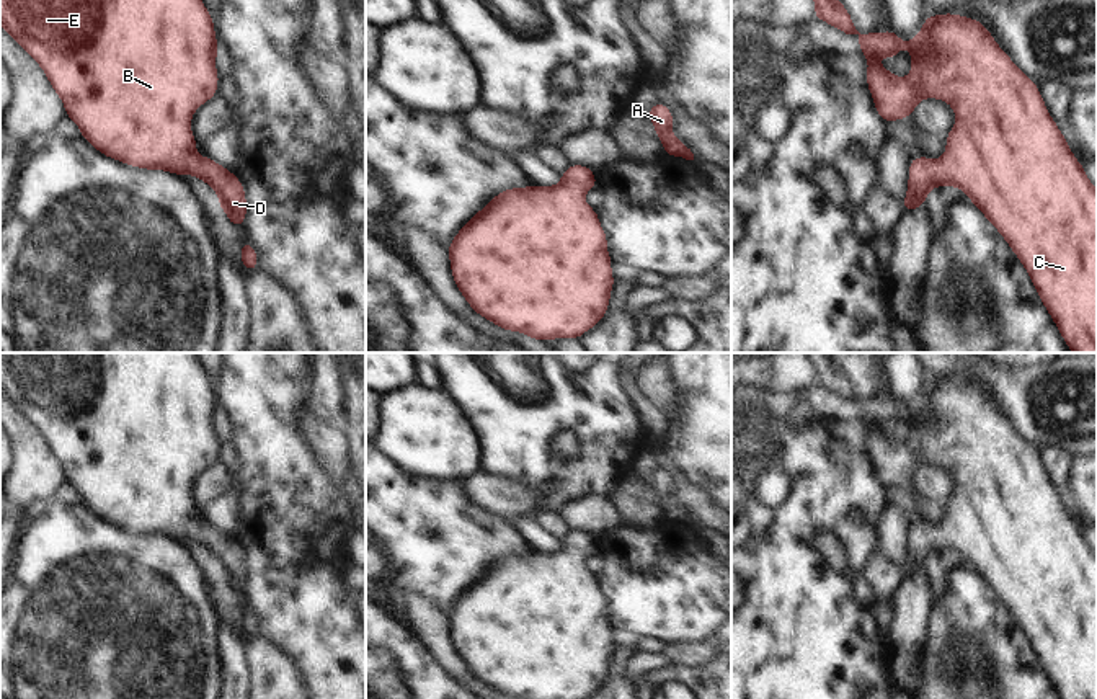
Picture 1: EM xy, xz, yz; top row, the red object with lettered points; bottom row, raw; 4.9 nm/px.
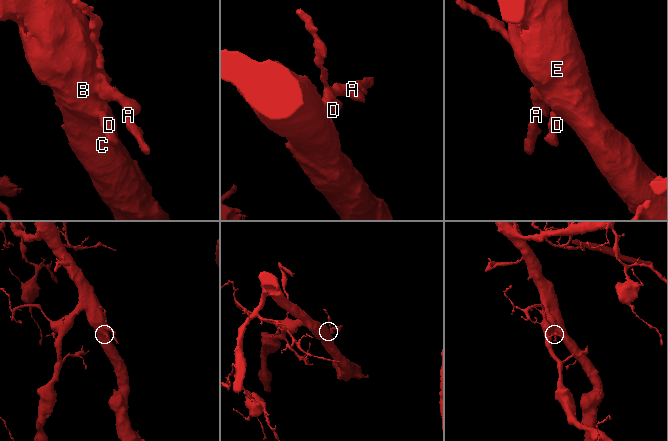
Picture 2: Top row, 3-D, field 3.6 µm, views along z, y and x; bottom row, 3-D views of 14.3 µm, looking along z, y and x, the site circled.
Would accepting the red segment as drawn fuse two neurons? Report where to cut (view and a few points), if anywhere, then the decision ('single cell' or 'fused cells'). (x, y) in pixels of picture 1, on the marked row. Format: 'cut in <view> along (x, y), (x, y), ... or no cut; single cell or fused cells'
no cut; single cell

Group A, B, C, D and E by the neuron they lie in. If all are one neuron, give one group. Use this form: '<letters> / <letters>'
A B C D E

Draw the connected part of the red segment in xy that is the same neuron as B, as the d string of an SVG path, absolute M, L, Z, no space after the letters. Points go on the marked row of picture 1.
M0 0L0 24L5 31L26 51L44 70L49 83L65 106L69 116L82 131L82 139L91 144L100 154L144 170L165 170L173 175L189 173L194 178L206 181L219 196L219 209L227 212L229 222L233 227L245 225L248 204L245 201L245 186L225 167L215 163L207 155L196 154L196 139L191 132L193 113L217 95L219 73L215 70L215 56L219 52L217 38L214 33L212 15L206 10L202 0Z

